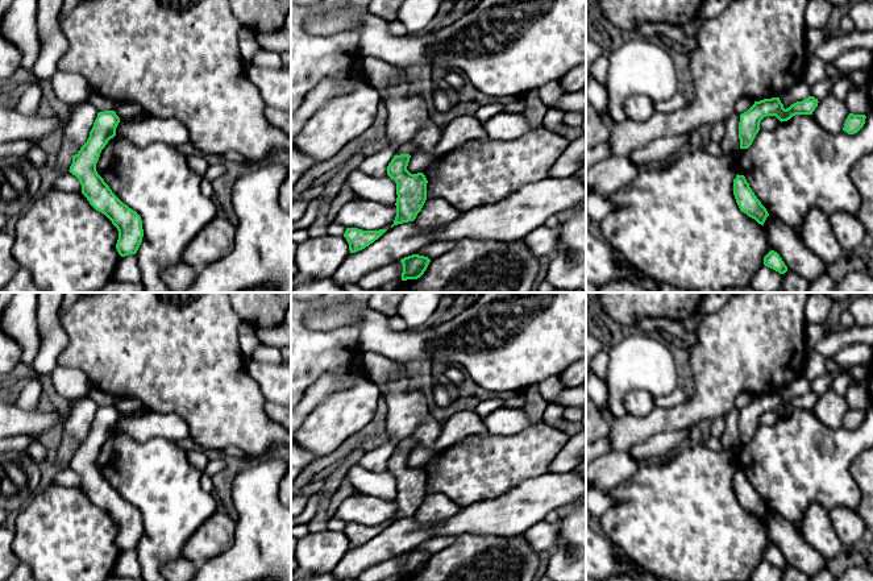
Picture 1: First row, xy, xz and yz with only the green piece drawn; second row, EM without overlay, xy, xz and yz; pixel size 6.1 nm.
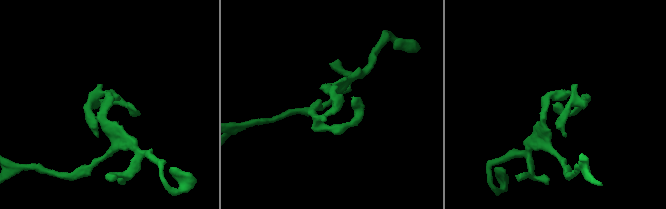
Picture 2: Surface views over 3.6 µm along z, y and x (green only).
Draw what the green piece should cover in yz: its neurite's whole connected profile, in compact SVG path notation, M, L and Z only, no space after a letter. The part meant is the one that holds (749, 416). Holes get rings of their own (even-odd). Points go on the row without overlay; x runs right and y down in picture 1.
M808 391L807 394L797 397L785 404L780 393L754 397L747 407L740 410L740 444L748 444L752 440L764 412L776 411L782 418L790 415L795 410L812 410L818 398L818 394Z

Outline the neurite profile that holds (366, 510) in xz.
M349 495L336 510L336 518L362 526L390 524L396 511L396 501L371 495Z

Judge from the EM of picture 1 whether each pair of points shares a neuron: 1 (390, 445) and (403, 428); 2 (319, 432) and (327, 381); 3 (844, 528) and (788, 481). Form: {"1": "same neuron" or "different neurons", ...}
{"1": "different neurons", "2": "different neurons", "3": "different neurons"}

